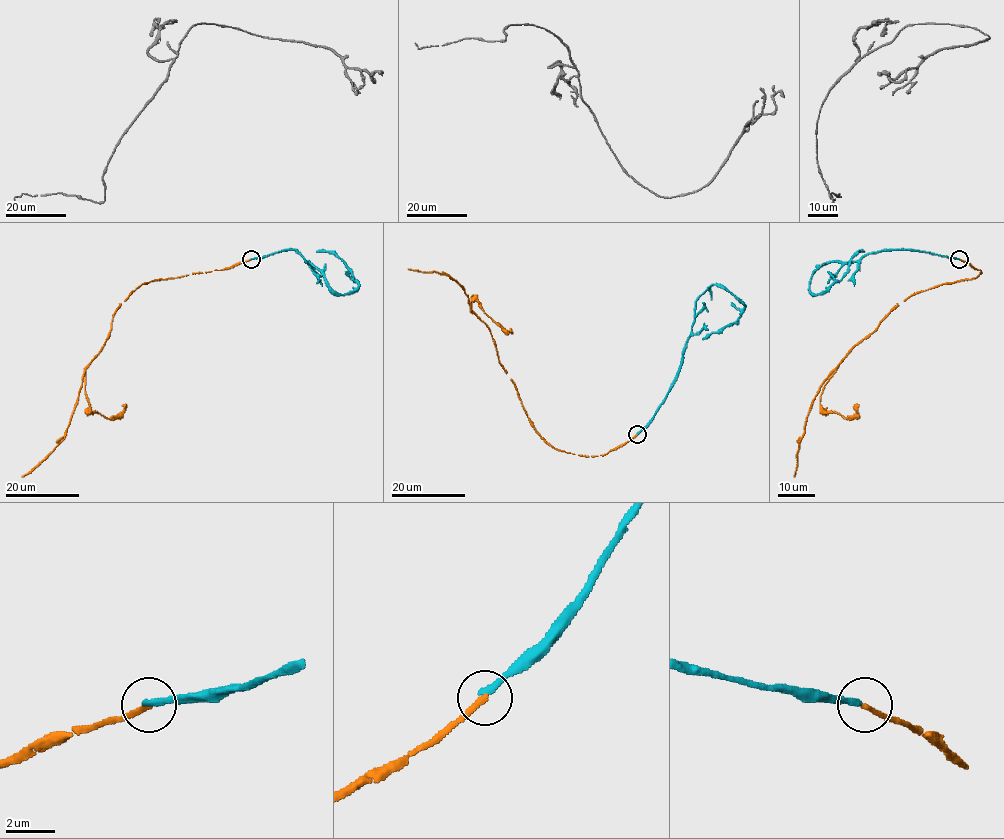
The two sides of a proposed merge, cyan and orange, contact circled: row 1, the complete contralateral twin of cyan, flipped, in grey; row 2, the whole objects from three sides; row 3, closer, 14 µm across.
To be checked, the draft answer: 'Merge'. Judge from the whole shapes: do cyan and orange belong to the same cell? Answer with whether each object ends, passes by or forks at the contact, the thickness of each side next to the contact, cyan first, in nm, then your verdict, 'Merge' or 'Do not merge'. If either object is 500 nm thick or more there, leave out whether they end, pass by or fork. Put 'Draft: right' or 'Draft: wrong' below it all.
At the ring cyan ends. At the ring orange ends. Thickness 280 nm (cyan) against 220 nm. Do not merge
Draft: wrong

